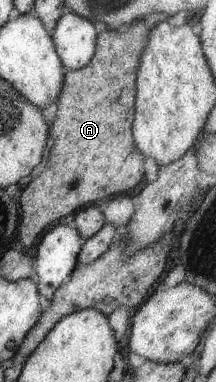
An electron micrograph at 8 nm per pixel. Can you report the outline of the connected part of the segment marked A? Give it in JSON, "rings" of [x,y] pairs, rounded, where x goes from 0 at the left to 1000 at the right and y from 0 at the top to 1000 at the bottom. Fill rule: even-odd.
{"rings":[[[648,52],[630,63],[606,63],[569,79],[528,79],[519,73],[486,76],[458,89],[458,105],[444,123],[444,141],[417,165],[389,178],[324,183],[296,207],[292,238],[278,243],[264,262],[269,298],[259,298],[259,314],[245,319],[236,348],[241,387],[227,387],[227,406],[213,411],[213,427],[204,429],[204,445],[134,482],[120,492],[102,495],[93,521],[93,586],[88,586],[88,618],[83,631],[106,639],[111,657],[130,654],[139,644],[157,644],[185,623],[185,613],[204,607],[194,597],[250,586],[259,576],[370,550],[380,539],[398,534],[431,537],[454,524],[481,524],[500,513],[532,516],[537,510],[602,508],[611,492],[630,492],[657,466],[667,466],[667,408],[639,398],[620,366],[611,366],[611,314],[620,314],[620,251],[630,251],[630,188],[639,188],[639,168],[648,168],[648,147],[681,120],[685,102],[694,99],[694,79],[685,68]]]}

